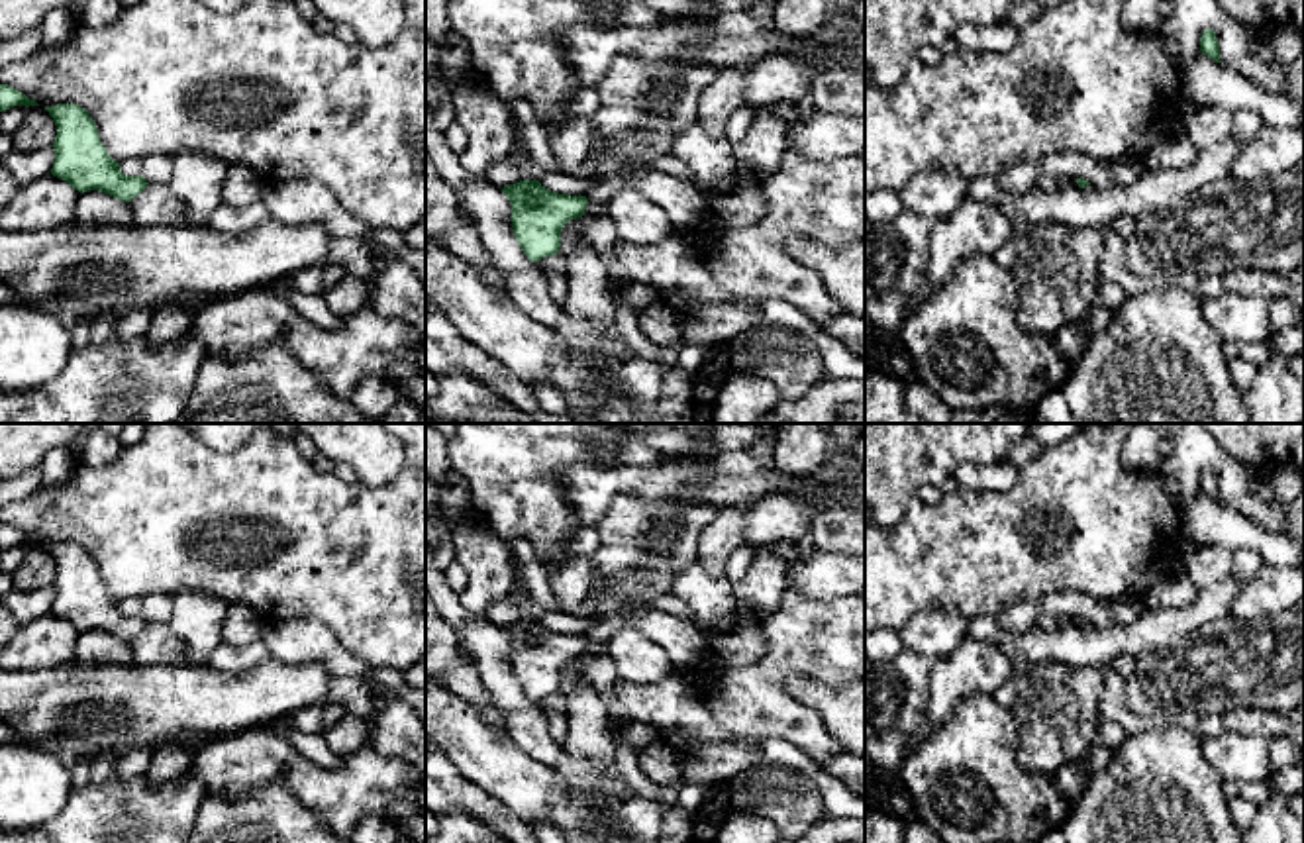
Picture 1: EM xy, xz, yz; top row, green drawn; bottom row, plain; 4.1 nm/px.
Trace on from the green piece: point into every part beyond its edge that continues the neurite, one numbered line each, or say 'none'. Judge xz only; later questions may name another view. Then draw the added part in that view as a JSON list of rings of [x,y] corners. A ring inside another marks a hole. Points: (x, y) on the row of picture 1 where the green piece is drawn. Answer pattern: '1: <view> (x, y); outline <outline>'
none

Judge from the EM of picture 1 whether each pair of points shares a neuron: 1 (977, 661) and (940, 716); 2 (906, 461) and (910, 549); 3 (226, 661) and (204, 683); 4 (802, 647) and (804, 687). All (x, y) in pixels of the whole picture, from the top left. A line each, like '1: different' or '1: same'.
1: same
2: different
3: different
4: different

